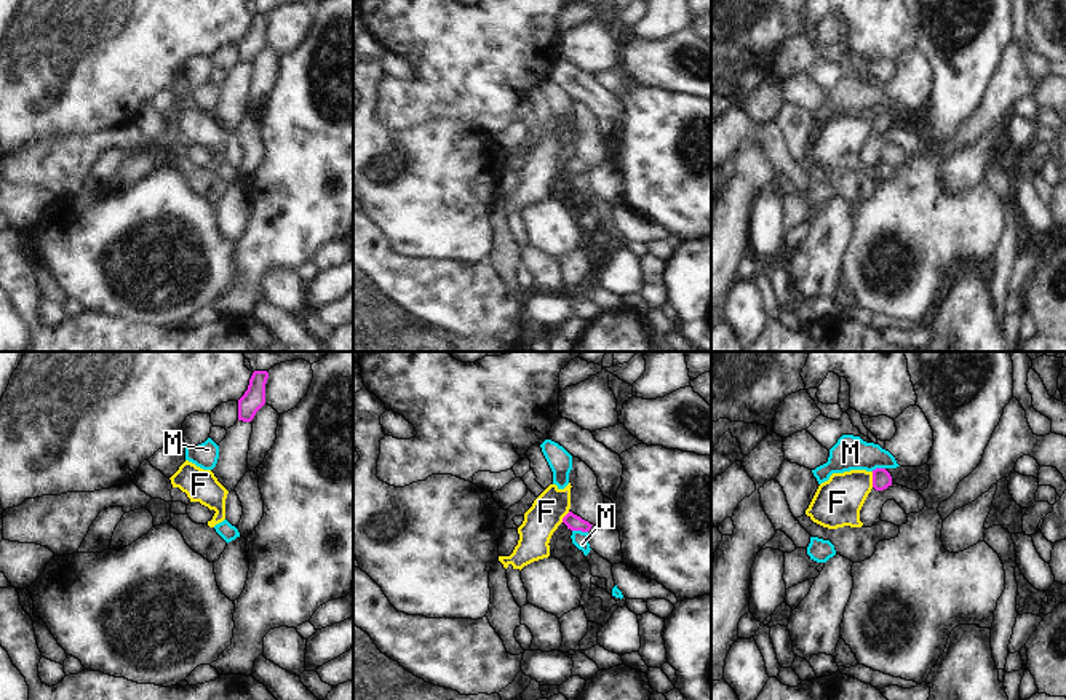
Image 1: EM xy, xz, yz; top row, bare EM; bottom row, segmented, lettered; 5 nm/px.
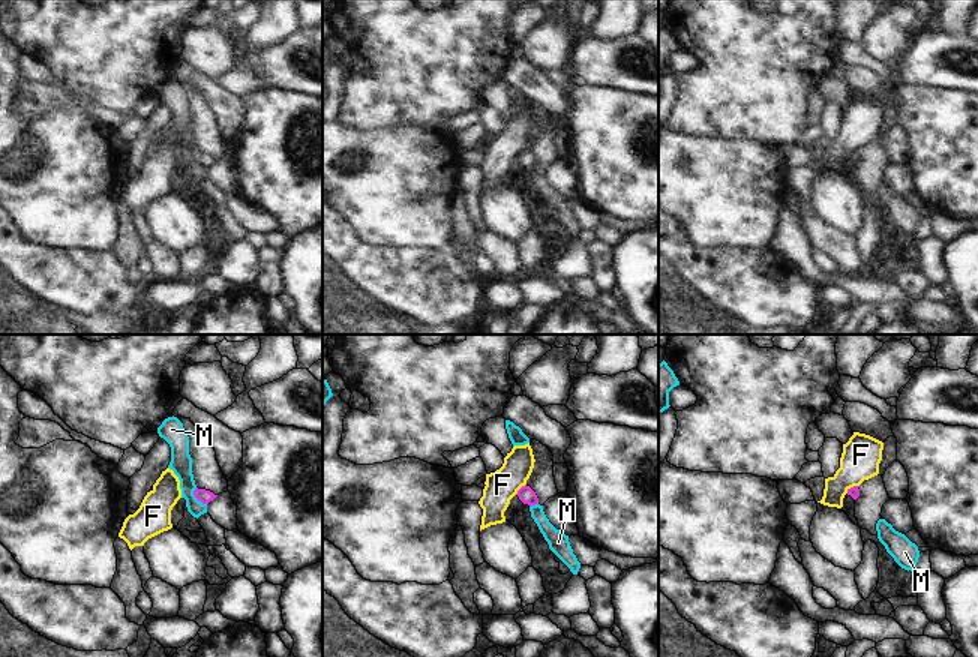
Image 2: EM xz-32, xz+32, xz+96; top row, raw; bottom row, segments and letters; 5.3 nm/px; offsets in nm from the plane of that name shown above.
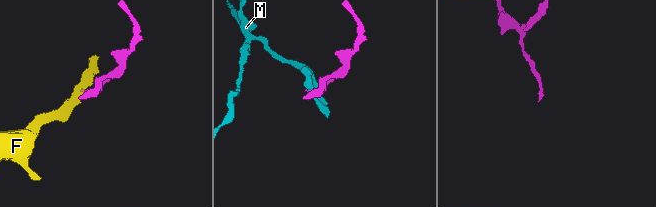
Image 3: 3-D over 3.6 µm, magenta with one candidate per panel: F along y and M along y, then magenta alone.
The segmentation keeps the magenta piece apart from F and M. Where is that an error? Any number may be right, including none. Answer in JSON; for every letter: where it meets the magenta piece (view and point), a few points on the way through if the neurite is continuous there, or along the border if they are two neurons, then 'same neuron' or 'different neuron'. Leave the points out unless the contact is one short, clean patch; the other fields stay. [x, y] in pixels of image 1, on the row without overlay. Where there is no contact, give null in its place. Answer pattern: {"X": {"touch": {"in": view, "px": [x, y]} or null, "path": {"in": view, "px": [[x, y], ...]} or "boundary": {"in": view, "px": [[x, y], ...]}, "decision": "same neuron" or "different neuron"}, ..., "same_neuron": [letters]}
{"F": {"touch": {"in": "yz", "px": [873, 122]}, "boundary": {"in": "yz", "px": [[871, 114], [873, 128]]}, "decision": "different neuron"}, "M": {"touch": {"in": "xz", "px": [580, 171]}, "boundary": {"in": "xz", "px": [[572, 171], [587, 174]]}, "decision": "different neuron"}, "same_neuron": []}

